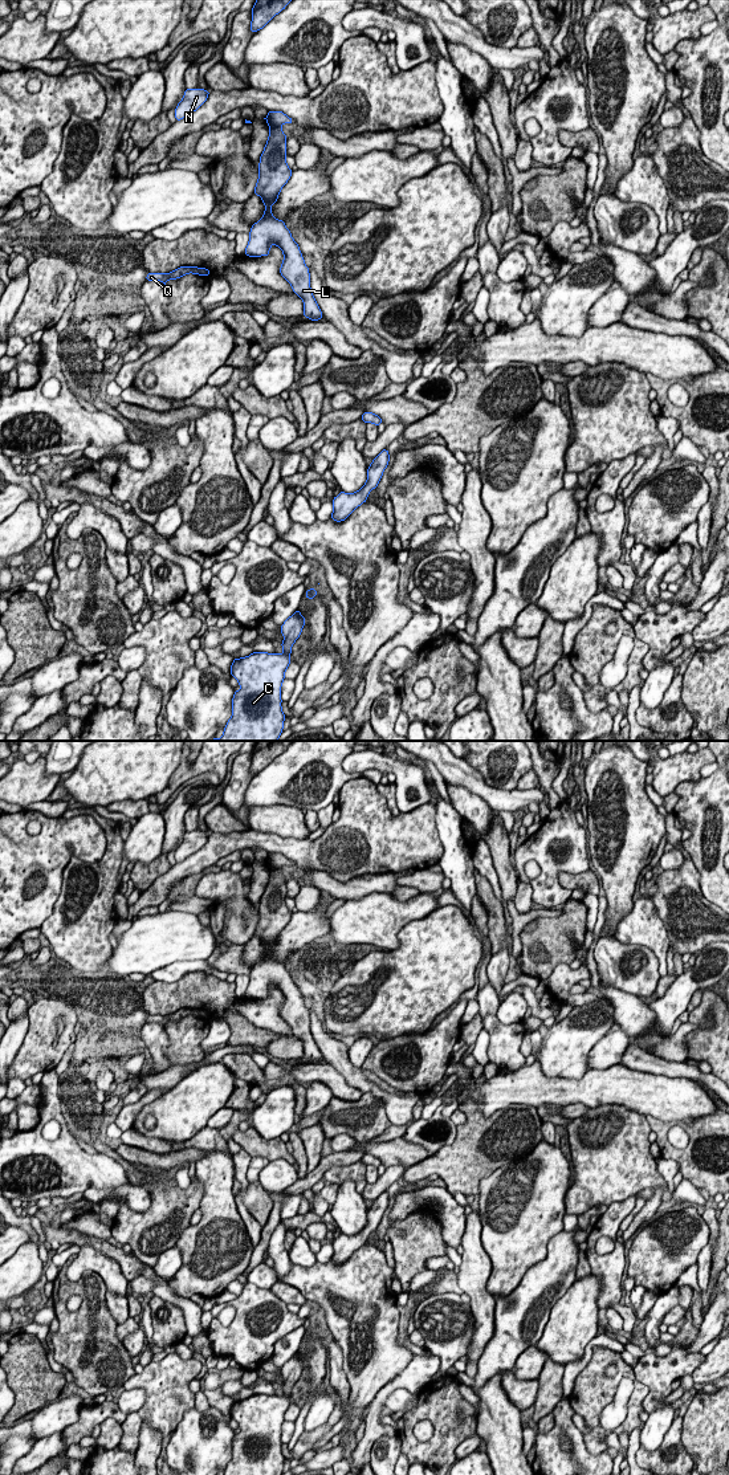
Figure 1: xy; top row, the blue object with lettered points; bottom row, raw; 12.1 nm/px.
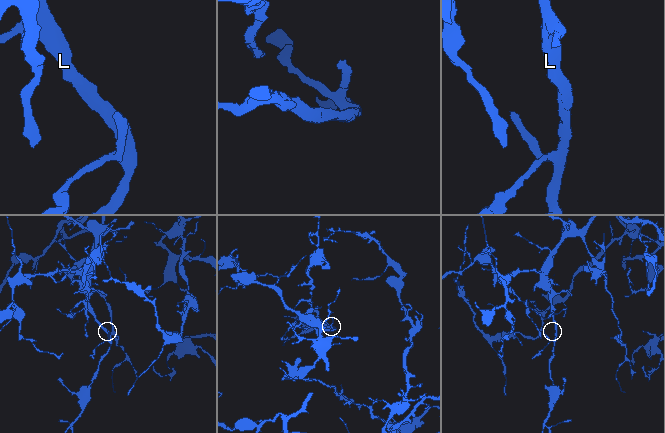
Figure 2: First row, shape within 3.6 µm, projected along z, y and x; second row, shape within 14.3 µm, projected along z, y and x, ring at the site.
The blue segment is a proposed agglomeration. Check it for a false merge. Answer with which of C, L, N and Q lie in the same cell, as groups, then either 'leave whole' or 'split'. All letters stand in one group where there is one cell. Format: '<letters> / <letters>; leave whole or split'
C L N / Q; split

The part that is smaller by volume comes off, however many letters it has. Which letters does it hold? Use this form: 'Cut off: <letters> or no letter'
Cut off: Q

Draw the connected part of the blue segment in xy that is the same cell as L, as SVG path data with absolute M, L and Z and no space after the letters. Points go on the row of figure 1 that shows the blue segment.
M268 111L268 117L264 119L269 125L269 138L260 156L254 193L262 199L266 208L261 220L251 228L245 256L268 256L273 244L278 246L284 253L280 268L281 276L292 285L293 292L302 298L304 317L318 321L323 315L310 289L309 268L305 265L300 246L293 240L284 220L277 220L270 209L293 172L285 160L286 135L281 130L284 123L293 123L293 119L282 111Z

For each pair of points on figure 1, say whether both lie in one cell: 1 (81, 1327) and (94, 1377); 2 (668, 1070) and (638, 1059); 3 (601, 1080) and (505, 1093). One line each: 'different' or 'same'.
1: same
2: same
3: same

